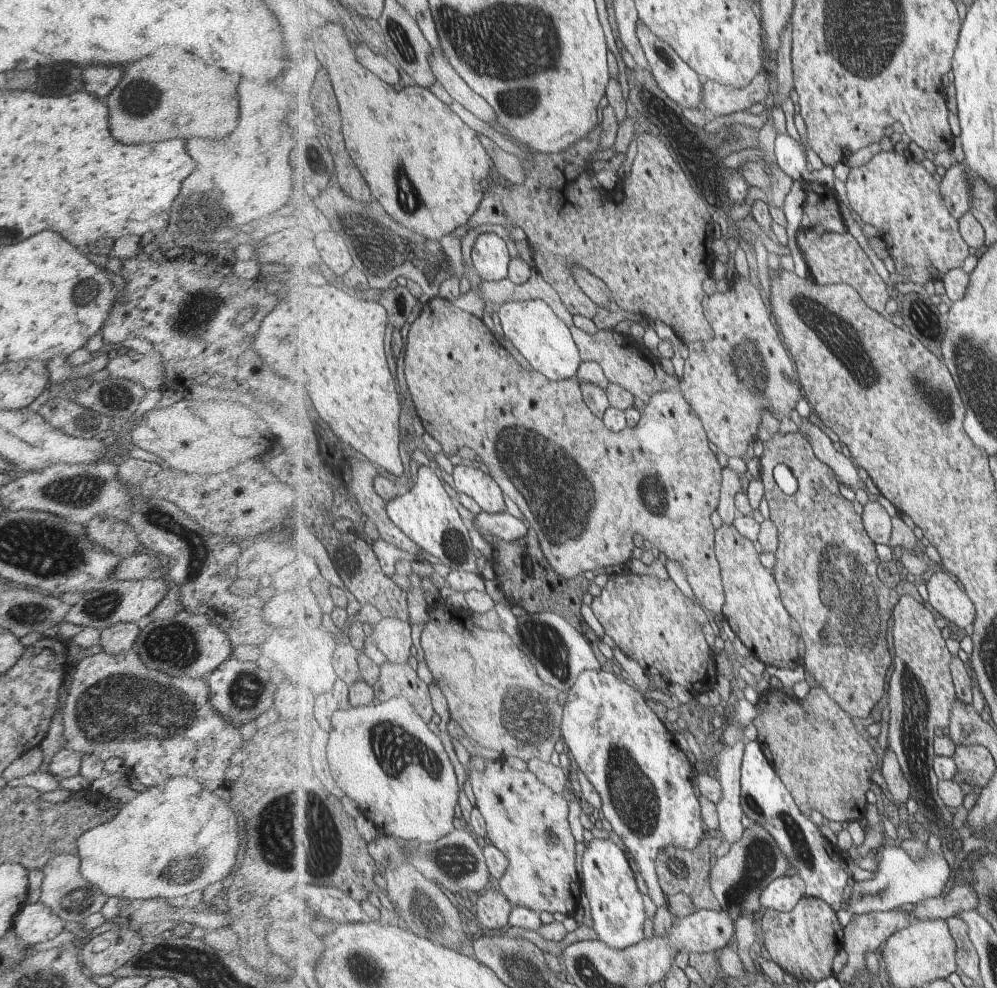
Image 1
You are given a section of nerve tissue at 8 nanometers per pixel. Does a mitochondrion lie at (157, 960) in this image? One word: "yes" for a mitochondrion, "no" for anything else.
yes

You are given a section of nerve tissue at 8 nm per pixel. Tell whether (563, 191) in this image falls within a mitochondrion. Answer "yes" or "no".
no

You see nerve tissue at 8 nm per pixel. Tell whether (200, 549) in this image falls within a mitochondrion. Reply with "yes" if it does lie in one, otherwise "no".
no

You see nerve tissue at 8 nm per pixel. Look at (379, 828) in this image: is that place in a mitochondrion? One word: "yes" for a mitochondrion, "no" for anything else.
no

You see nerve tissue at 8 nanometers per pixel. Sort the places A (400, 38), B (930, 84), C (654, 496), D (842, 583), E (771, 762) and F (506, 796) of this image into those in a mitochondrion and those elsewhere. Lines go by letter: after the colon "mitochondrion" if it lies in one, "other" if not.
A: mitochondrion
B: other
C: mitochondrion
D: mitochondrion
E: other
F: other

